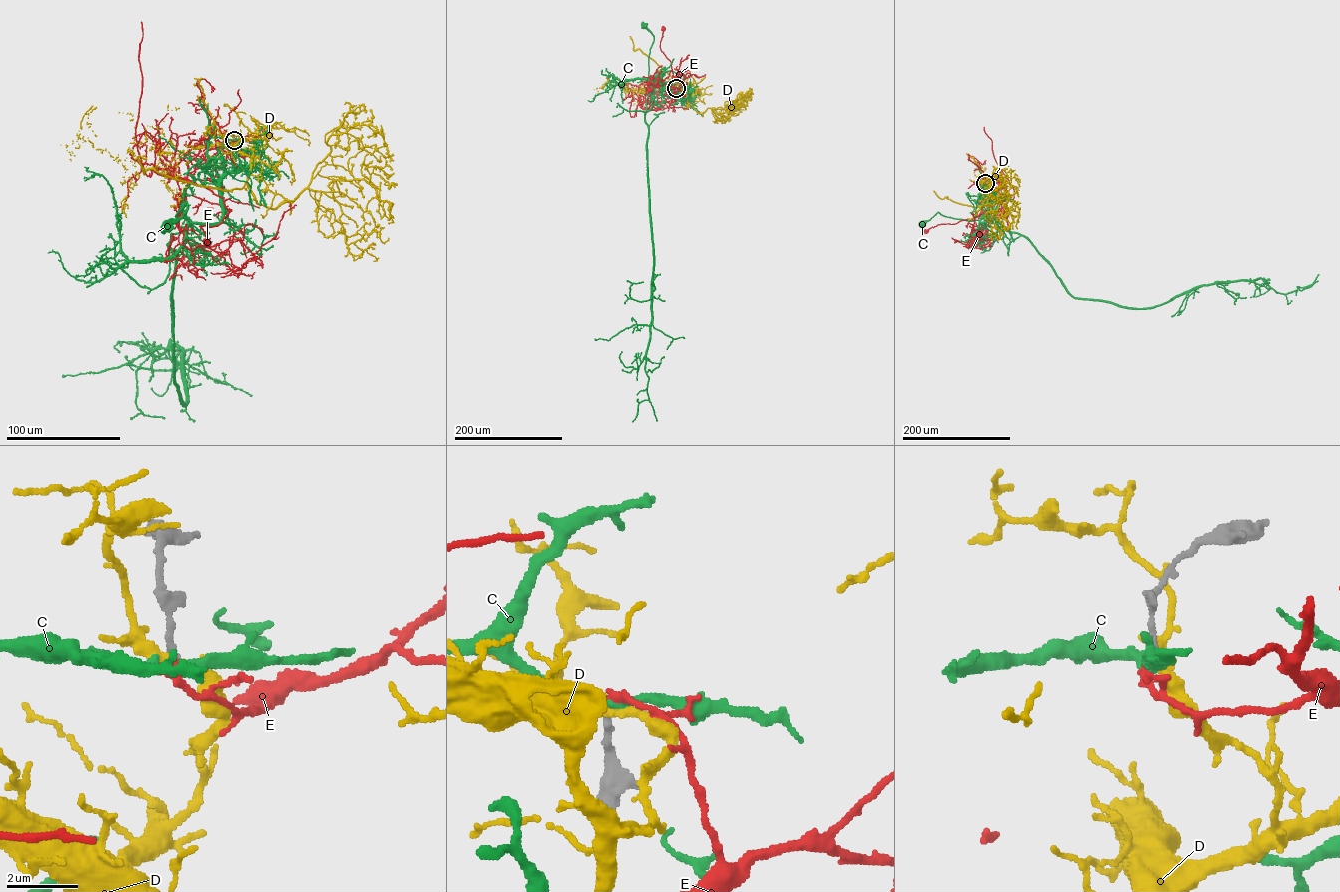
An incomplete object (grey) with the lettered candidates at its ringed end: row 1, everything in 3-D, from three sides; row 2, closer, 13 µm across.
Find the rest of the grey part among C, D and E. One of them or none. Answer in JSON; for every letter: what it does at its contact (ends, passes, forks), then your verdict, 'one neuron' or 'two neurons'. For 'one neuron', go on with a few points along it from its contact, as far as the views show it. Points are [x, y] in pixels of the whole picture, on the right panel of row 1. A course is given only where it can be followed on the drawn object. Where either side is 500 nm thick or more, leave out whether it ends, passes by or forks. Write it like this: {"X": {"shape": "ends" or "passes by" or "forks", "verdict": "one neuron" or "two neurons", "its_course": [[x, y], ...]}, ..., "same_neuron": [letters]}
{"C": {"shape": "passes by", "verdict": "two neurons"}, "D": {"shape": "passes by", "verdict": "two neurons"}, "E": {"shape": "ends", "verdict": "one neuron", "its_course": [[985, 183], [990, 185], [1000, 202], [973, 218], [938, 224], [925, 231]]}, "same_neuron": ["E"]}

